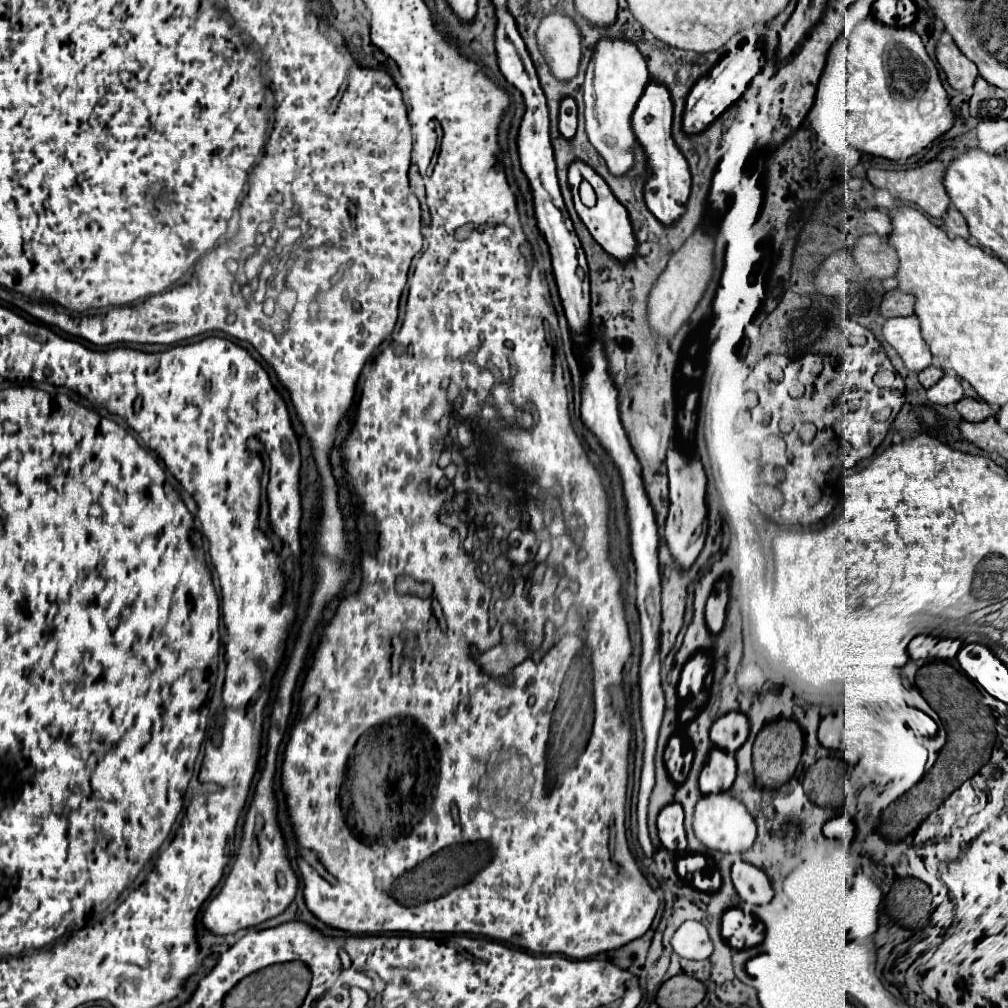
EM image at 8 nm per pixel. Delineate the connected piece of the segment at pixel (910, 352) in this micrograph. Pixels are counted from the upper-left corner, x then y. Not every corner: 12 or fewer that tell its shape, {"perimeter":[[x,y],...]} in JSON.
{"perimeter":[[916,316],[888,318],[884,340],[908,370],[922,372],[932,354]]}

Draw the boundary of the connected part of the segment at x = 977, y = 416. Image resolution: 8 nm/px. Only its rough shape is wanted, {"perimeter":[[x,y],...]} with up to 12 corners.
{"perimeter":[[962,398],[956,410],[968,422],[982,422],[996,414],[992,406]]}

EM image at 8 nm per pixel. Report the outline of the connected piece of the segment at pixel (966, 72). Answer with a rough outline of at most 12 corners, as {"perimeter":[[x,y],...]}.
{"perimeter":[[954,42],[936,46],[936,60],[954,90],[970,88],[978,68]]}

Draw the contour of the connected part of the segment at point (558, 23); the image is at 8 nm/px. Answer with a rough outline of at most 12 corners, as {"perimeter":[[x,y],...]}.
{"perimeter":[[560,14],[538,28],[540,50],[560,80],[580,64],[580,32]]}

